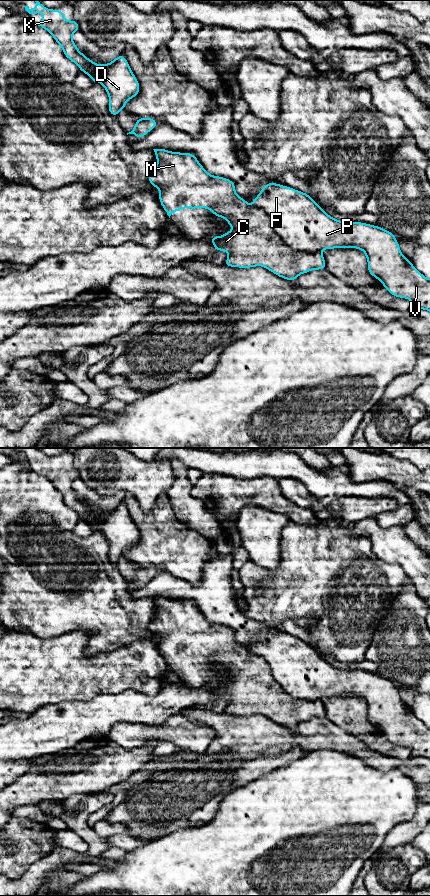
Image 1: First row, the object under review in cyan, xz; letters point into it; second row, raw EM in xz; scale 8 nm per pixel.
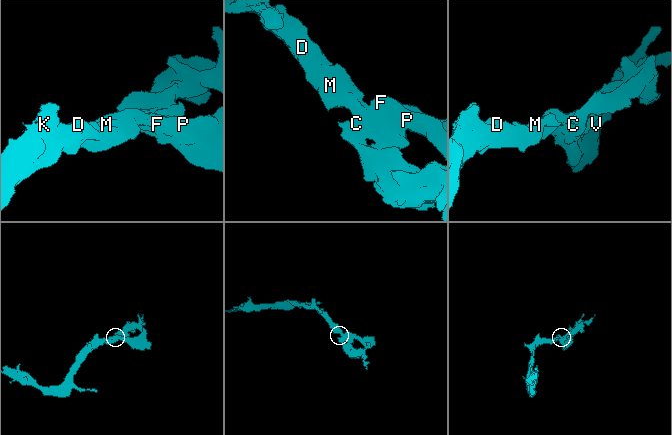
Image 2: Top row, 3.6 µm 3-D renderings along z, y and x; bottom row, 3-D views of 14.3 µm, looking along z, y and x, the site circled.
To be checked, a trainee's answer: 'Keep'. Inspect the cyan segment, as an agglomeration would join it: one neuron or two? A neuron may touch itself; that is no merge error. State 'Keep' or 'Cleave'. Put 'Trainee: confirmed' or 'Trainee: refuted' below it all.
Cleave
Trainee: refuted

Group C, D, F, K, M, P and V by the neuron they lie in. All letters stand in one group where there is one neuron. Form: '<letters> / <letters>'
C D K M / F P V

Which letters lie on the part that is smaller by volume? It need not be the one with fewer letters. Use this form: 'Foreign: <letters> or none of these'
Foreign: F, P, V

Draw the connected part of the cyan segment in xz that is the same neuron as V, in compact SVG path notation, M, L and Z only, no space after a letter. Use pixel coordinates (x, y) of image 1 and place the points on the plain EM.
M270 630L263 634L261 640L252 651L253 654L262 657L271 667L275 680L293 698L304 700L319 700L323 697L357 696L362 698L368 709L368 720L377 726L390 742L395 745L411 748L411 757L423 757L430 759L430 727L421 722L411 708L405 706L400 698L398 689L392 680L379 674L362 670L339 669L324 658L307 641L296 637Z

